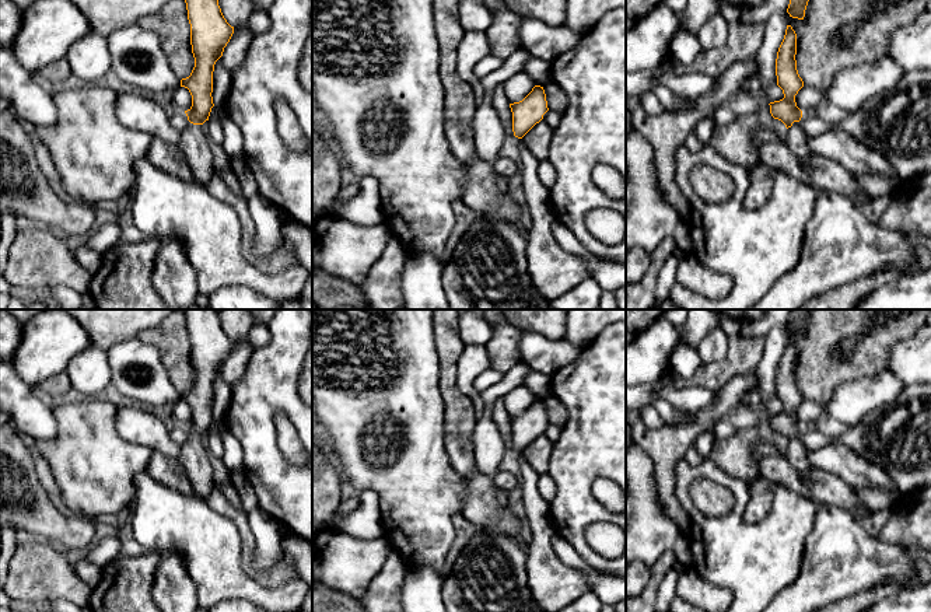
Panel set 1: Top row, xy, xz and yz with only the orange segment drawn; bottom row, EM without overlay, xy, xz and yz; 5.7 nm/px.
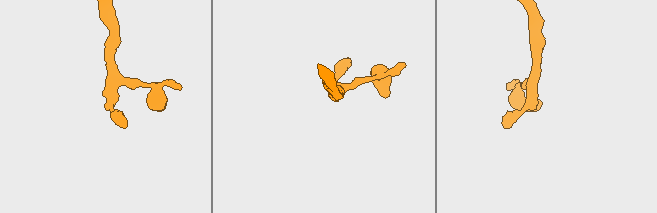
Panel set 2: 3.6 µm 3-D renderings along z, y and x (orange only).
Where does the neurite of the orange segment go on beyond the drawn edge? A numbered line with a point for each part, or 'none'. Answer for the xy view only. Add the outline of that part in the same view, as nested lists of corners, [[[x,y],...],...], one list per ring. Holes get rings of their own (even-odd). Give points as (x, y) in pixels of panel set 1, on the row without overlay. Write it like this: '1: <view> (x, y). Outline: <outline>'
1: xy (195, 457). Outline: [[[188,437],[181,445],[179,461],[192,482],[192,494],[204,500],[214,489],[210,452],[202,438]]]

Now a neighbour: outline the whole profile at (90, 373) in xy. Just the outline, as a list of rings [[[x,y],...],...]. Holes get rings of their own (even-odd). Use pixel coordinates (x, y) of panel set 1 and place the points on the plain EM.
[[[94,345],[70,361],[66,374],[71,387],[85,398],[98,396],[112,382],[106,352]]]

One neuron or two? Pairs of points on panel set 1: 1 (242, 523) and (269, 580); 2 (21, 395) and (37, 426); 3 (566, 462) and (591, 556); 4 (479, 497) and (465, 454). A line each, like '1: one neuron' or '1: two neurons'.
1: one neuron
2: one neuron
3: one neuron
4: two neurons

